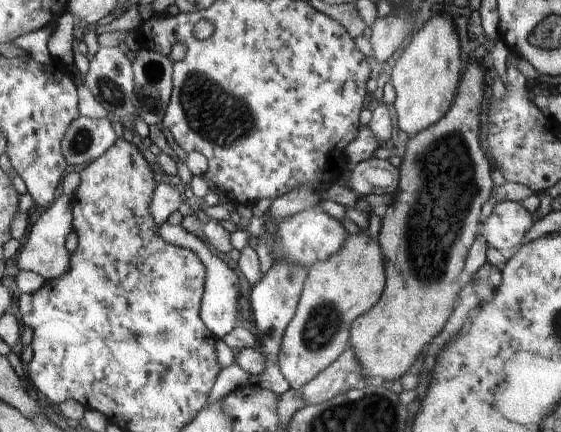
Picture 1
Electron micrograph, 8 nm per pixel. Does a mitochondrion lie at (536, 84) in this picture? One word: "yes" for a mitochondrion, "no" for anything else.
no

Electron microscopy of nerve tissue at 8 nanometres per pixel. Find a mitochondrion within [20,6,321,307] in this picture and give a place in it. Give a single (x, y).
(220, 117)

